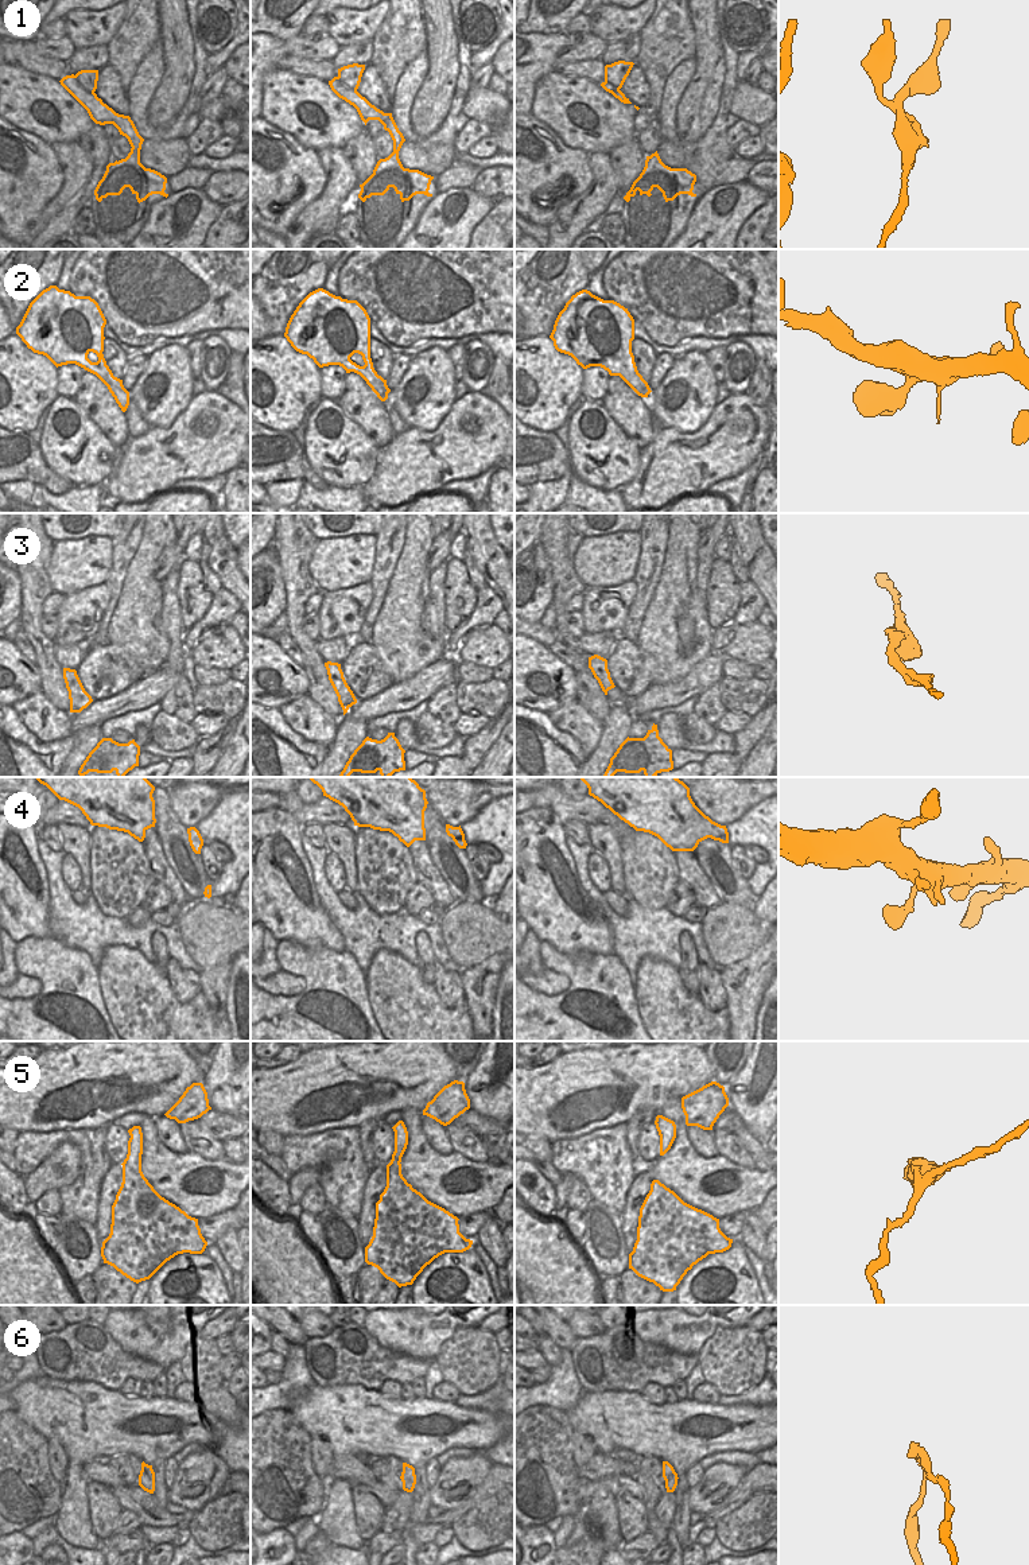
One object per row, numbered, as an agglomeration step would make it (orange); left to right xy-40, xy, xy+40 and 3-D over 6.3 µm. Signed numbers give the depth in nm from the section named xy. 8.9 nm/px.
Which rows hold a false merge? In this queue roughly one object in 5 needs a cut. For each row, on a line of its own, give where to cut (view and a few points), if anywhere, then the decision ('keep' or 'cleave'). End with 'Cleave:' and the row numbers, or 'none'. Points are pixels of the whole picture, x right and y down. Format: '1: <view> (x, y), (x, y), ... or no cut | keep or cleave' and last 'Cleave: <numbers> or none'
1: xy-40 (74, 76), (82, 86), (93, 93) | cleave
2: no cut | keep
3: no cut | keep
4: no cut | keep
5: no cut | keep
6: xy+40 (663, 1467), (666, 1479) | cleave
Cleave: 1, 6

